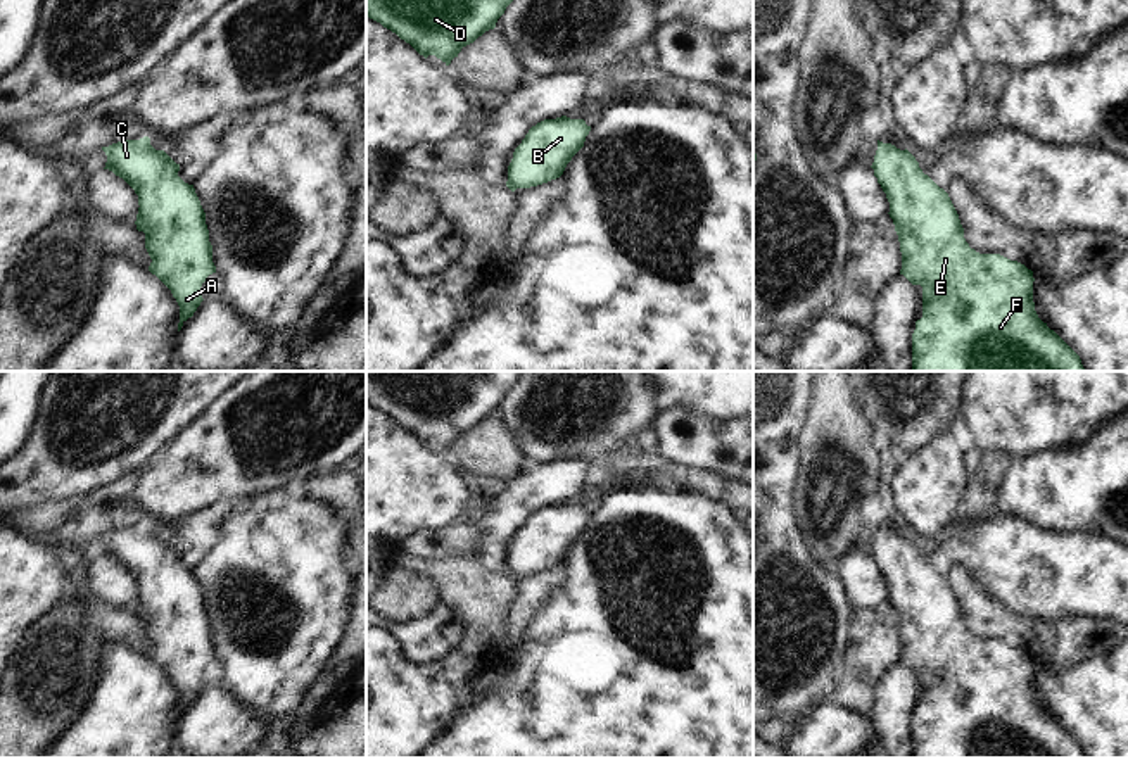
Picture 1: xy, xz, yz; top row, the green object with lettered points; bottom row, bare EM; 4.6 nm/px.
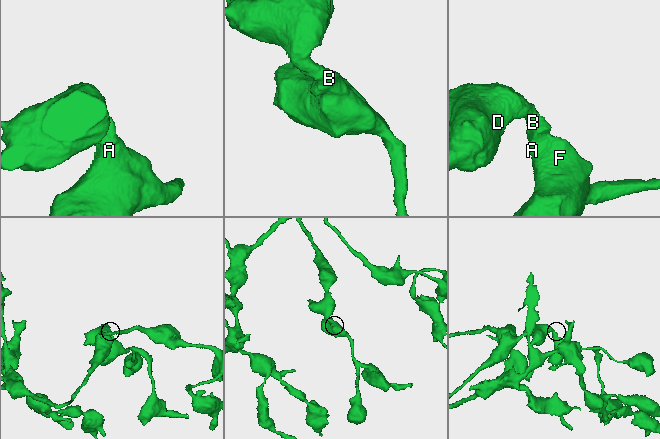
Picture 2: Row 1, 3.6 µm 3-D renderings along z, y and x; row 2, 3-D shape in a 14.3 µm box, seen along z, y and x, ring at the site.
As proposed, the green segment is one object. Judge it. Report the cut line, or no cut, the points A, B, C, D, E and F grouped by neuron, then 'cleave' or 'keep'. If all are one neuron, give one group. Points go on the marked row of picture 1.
cut none; groups A B C D E F; keep

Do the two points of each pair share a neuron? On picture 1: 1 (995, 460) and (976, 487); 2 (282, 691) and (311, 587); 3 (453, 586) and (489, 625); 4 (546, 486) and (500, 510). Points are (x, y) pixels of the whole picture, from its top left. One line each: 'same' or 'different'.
1: same
2: same
3: same
4: same

